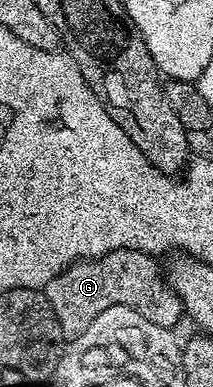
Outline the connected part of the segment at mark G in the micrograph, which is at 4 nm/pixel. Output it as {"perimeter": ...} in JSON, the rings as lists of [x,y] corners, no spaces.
{"perimeter":[[[110,251],[97,259],[72,263],[66,267],[45,288],[61,333],[65,337],[79,335],[110,307],[128,307],[141,313],[145,321],[153,321],[153,325],[178,328],[179,318],[185,315],[183,302],[155,263],[158,262],[143,251]]]}

